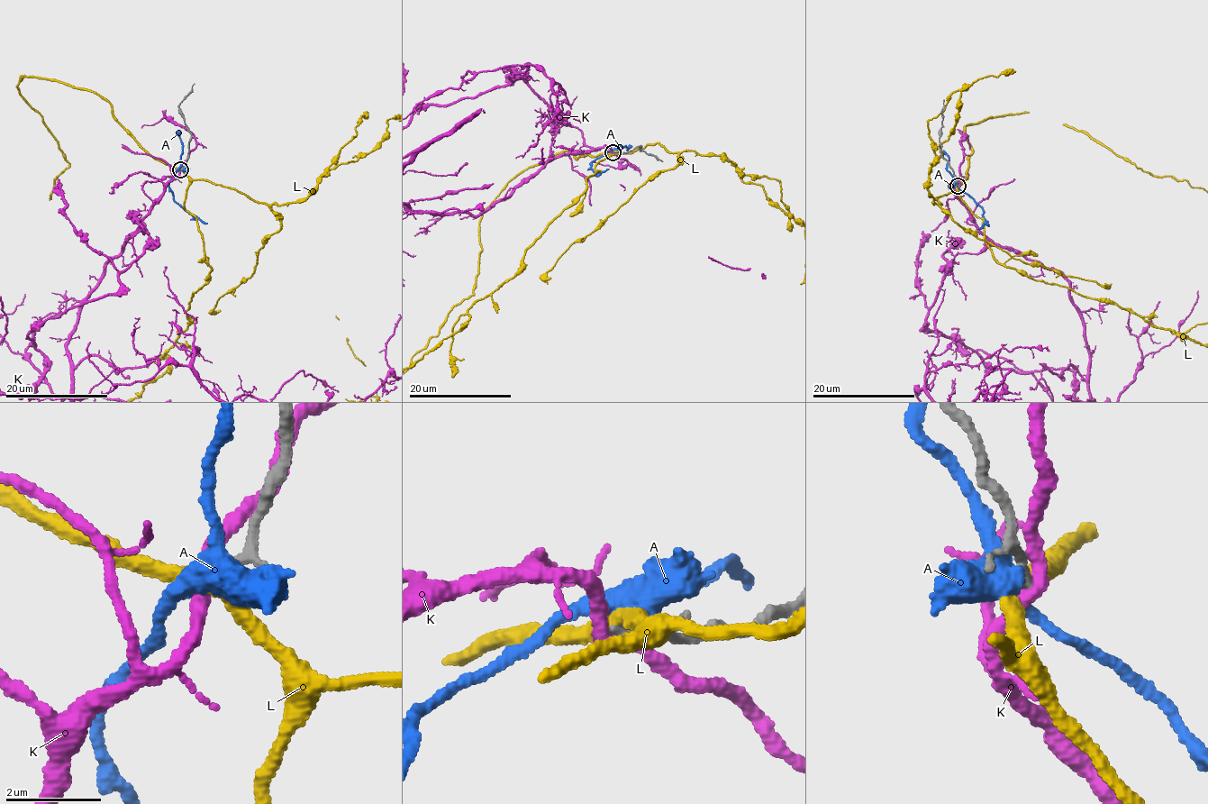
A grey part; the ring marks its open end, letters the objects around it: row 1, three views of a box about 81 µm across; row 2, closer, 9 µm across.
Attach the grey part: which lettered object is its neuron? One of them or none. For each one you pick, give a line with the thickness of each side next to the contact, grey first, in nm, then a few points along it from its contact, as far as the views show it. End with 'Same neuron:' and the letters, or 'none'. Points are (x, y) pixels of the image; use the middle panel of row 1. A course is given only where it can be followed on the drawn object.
Same neuron: none

